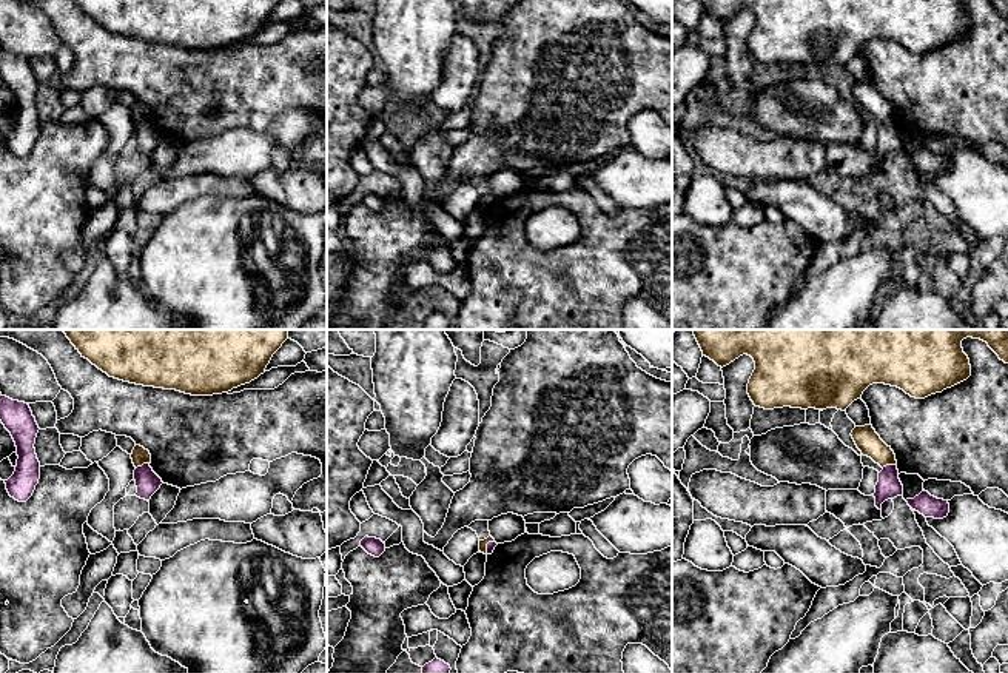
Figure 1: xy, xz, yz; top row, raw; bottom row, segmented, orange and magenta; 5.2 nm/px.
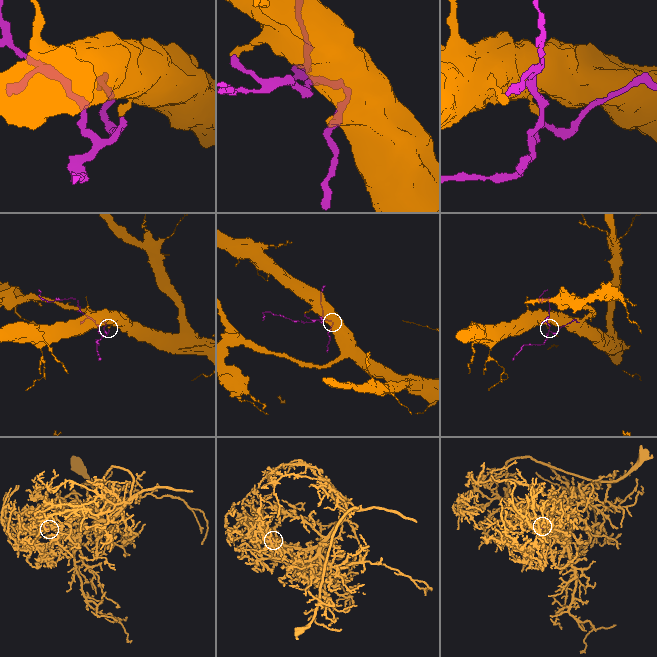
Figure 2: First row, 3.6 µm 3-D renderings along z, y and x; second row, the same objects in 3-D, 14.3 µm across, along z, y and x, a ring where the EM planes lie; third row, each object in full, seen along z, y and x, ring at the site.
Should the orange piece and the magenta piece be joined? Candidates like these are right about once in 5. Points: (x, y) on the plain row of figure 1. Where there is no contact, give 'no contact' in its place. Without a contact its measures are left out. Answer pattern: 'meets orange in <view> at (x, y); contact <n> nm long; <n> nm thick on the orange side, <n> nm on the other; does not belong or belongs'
meets orange in yz at (888, 119); contact 80 nm long; 120 nm thick on the orange side, 130 nm on the other; does not belong

